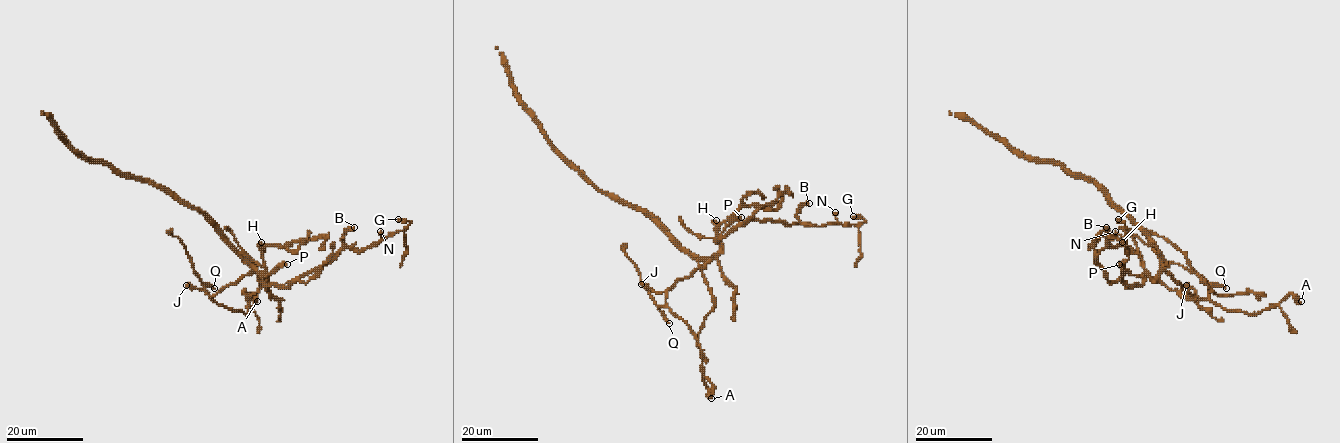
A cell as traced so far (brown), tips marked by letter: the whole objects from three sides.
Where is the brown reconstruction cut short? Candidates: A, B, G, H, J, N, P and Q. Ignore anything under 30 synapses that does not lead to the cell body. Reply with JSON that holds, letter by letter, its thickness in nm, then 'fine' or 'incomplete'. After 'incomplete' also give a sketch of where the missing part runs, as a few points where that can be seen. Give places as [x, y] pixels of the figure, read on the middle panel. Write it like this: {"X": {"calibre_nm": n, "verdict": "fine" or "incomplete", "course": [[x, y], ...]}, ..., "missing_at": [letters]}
{"A": {"calibre_nm": 360, "verdict": "fine"}, "B": {"calibre_nm": 700, "verdict": "fine"}, "G": {"calibre_nm": 480, "verdict": "fine"}, "H": {"calibre_nm": 360, "verdict": "fine"}, "J": {"calibre_nm": 480, "verdict": "fine"}, "N": {"calibre_nm": 400, "verdict": "fine"}, "P": {"calibre_nm": 550, "verdict": "fine"}, "Q": {"calibre_nm": 240, "verdict": "fine"}, "missing_at": []}

